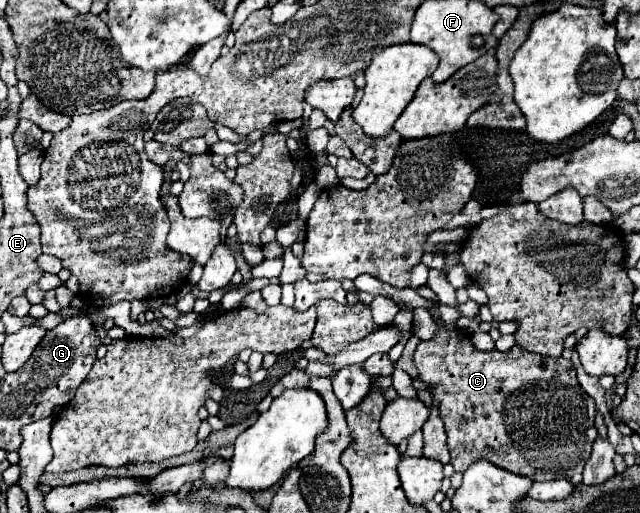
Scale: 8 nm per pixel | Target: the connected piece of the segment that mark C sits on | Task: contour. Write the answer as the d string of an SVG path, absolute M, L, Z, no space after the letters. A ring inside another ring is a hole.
M428 308L438 330L434 338L420 340L414 350L414 364L418 368L418 378L430 386L428 392L438 404L440 418L448 434L448 450L456 472L464 472L472 460L486 458L492 464L528 476L530 480L570 480L574 486L582 482L582 468L592 452L594 438L598 436L594 426L596 406L594 400L580 388L576 370L566 358L546 358L512 346L508 352L476 350L468 336L458 336L458 332L444 330L444 320L438 314L438 308ZM526 390L526 396L514 396L516 392Z

